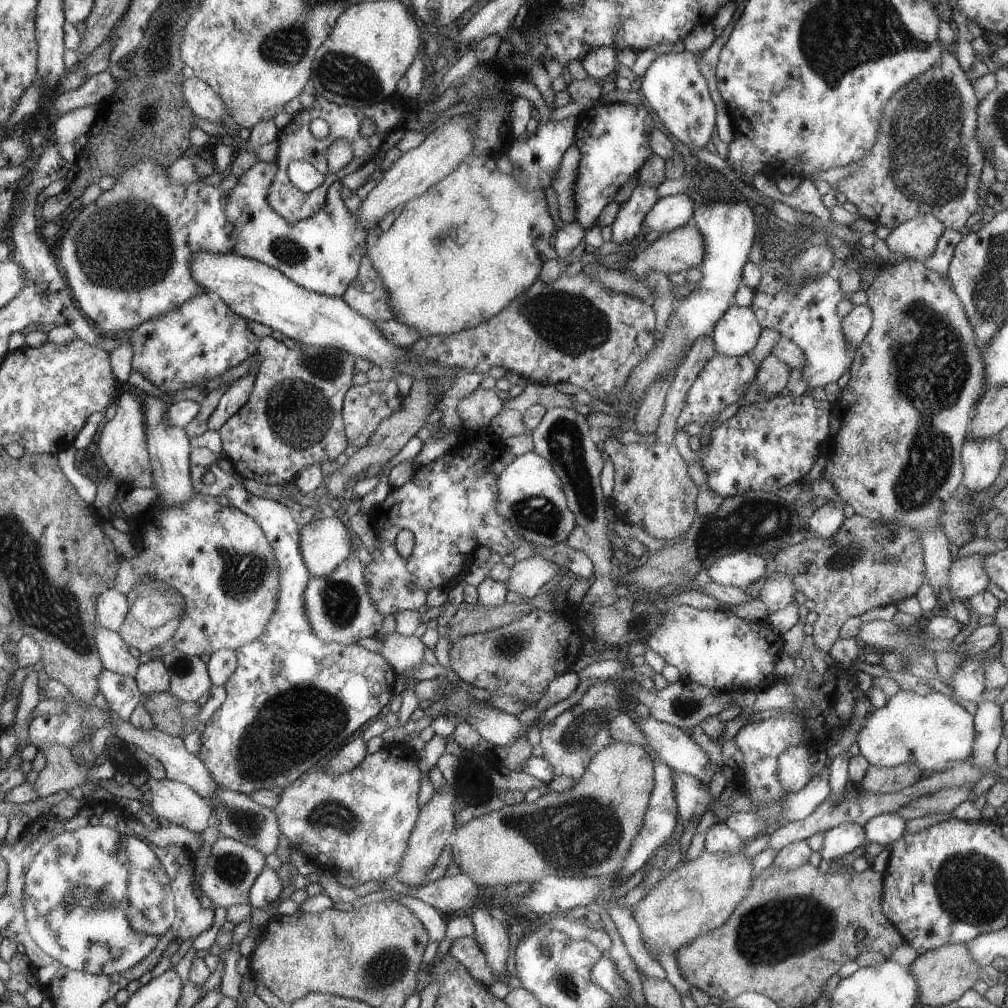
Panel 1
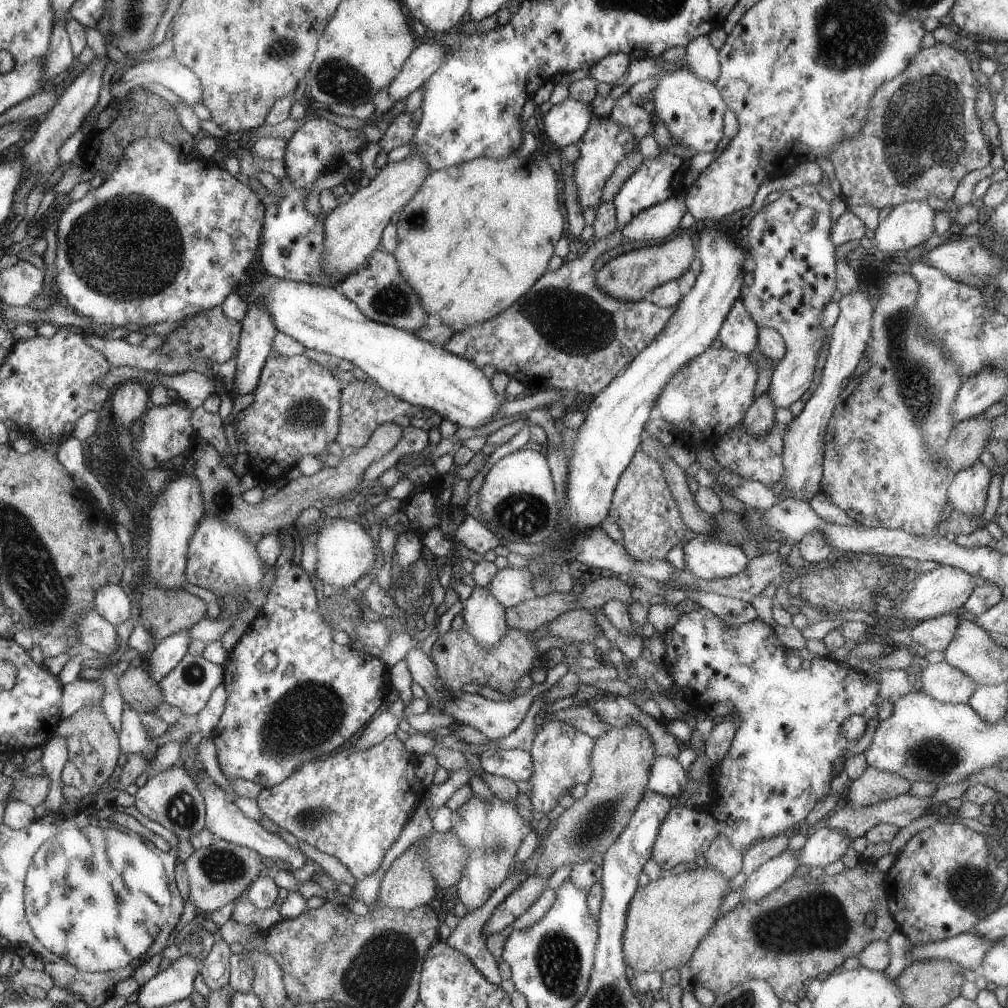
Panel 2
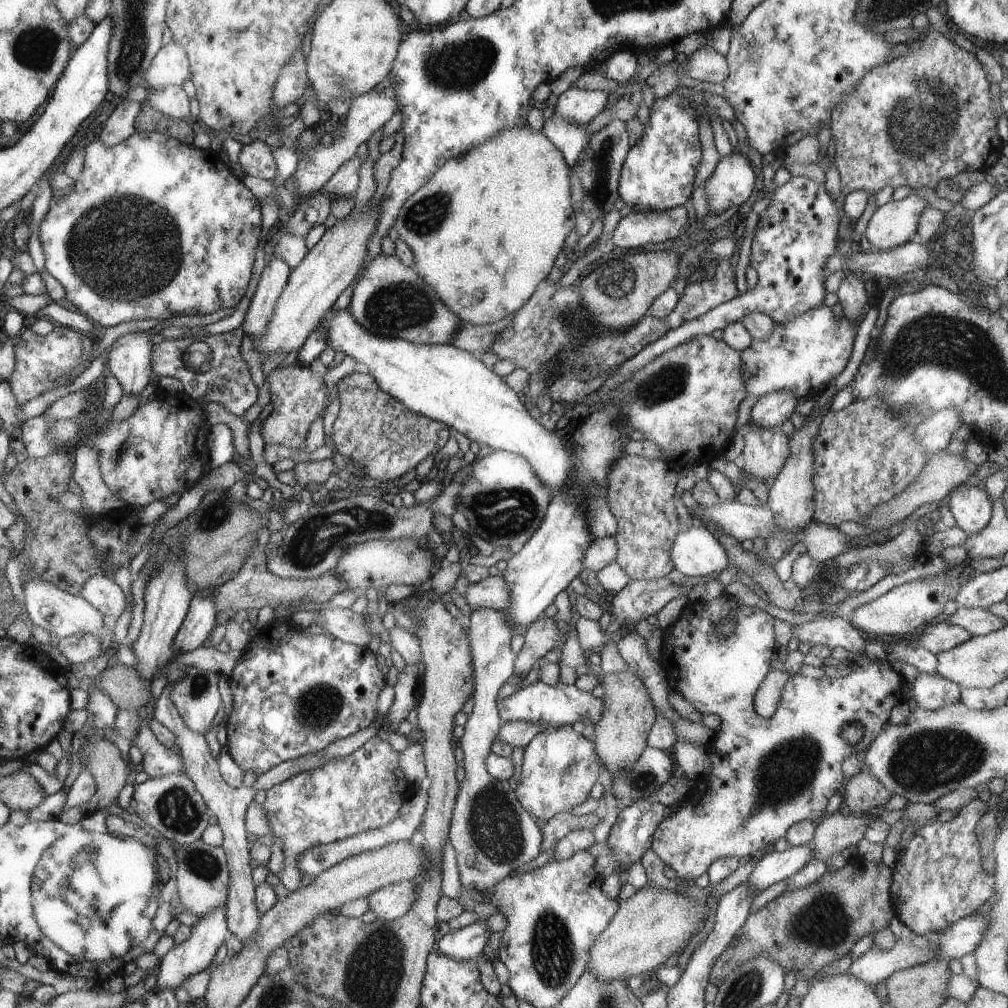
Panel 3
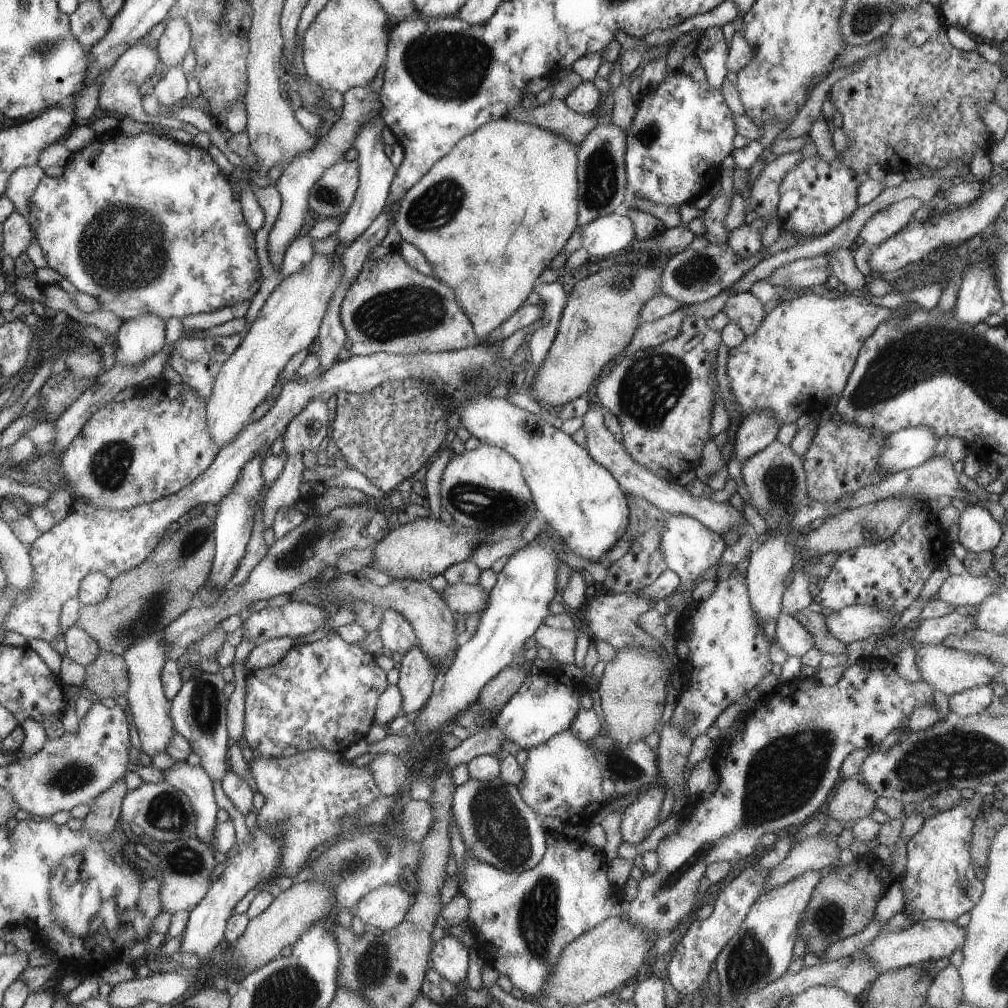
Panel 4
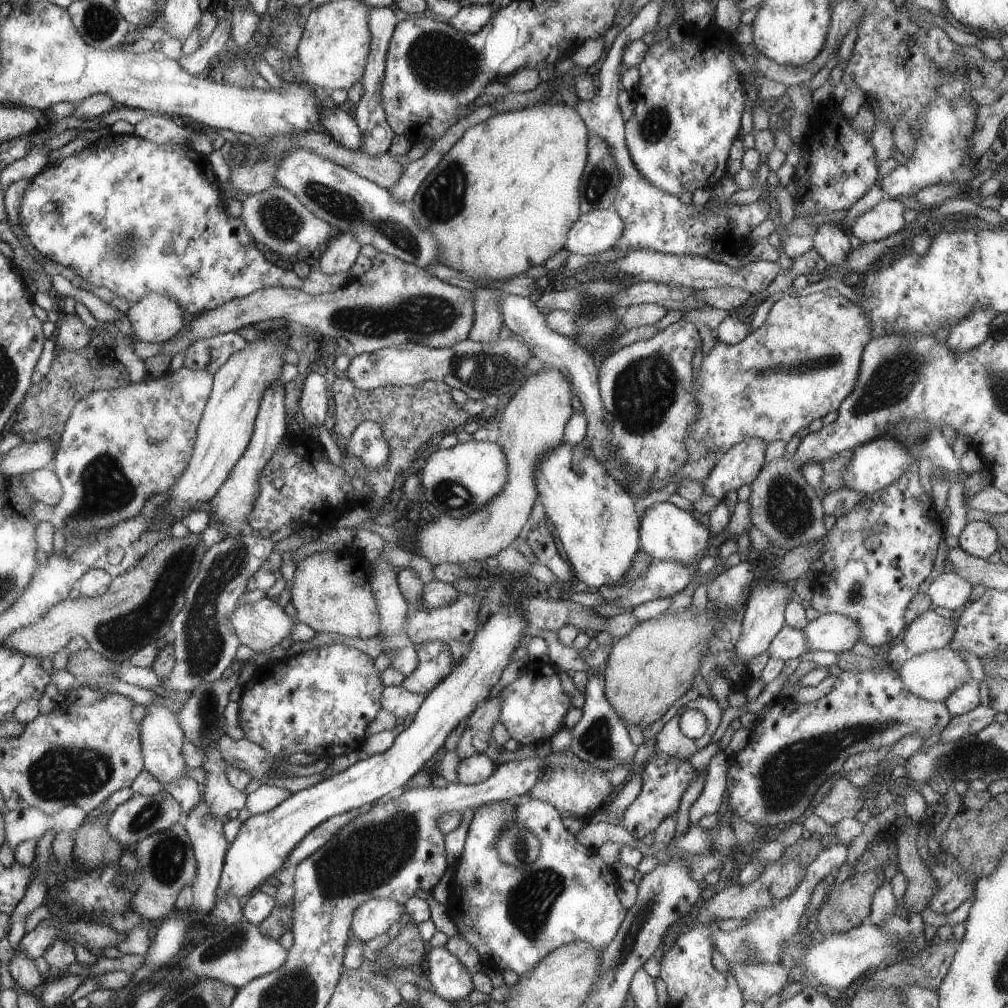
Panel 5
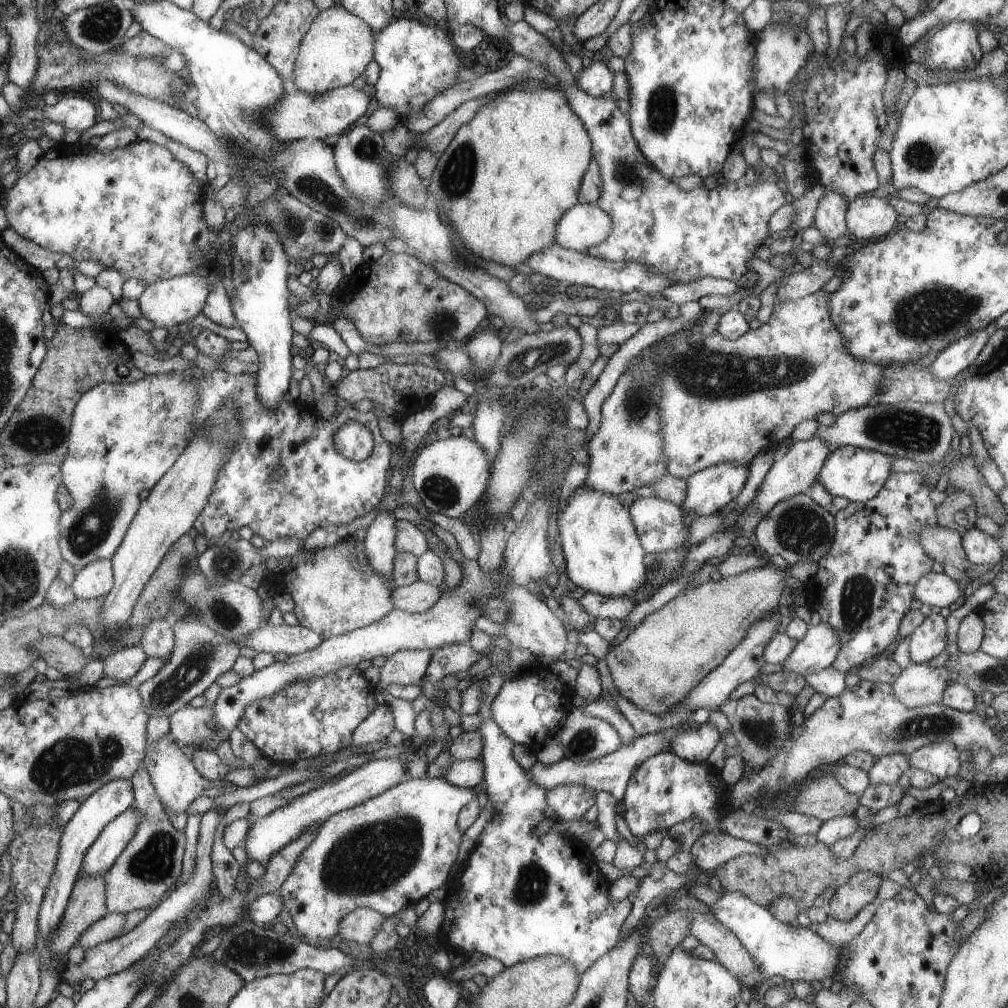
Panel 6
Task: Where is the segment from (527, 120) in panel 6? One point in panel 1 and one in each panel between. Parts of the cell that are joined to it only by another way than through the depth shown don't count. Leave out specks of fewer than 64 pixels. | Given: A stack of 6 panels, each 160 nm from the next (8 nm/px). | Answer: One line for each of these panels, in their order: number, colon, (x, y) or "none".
1: (458, 255)
2: (476, 237)
3: (484, 232)
4: (490, 216)
5: (502, 199)

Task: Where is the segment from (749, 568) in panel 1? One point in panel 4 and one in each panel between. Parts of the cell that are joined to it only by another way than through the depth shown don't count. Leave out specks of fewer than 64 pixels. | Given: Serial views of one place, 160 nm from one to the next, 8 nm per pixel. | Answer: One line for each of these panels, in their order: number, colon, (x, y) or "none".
2: (706, 559)
3: (696, 553)
4: (689, 547)

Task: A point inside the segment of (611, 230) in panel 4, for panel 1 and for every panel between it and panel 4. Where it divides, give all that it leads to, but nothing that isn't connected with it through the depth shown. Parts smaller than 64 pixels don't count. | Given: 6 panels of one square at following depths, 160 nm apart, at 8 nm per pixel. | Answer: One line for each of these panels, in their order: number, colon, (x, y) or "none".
1: (673, 212)
2: (659, 221)
3: (636, 229)

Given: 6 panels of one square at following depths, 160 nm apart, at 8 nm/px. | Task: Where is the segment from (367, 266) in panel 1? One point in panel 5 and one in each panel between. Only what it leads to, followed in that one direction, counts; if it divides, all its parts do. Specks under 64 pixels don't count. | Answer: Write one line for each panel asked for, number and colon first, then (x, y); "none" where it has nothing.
2: (379, 290)
3: (390, 299)
4: (391, 307)
5: (395, 302)

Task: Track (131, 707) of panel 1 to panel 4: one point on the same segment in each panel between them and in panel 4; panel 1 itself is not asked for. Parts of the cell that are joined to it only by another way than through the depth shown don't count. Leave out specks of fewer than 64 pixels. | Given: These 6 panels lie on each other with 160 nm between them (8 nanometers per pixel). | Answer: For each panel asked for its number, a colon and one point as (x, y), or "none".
2: (134, 738)
3: (157, 760)
4: (193, 780)

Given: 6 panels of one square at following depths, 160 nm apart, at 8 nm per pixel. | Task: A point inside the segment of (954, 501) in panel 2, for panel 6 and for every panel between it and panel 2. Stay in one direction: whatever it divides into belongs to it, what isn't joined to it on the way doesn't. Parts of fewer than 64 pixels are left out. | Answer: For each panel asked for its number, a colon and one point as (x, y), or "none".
3: (971, 506)
4: (978, 532)
5: (978, 538)
6: (980, 548)

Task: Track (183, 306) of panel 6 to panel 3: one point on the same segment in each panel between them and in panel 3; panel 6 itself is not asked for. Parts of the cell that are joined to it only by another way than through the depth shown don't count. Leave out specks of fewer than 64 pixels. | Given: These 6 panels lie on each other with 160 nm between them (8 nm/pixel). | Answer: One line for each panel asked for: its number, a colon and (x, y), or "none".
3: (130, 362)
4: (138, 339)
5: (157, 317)

